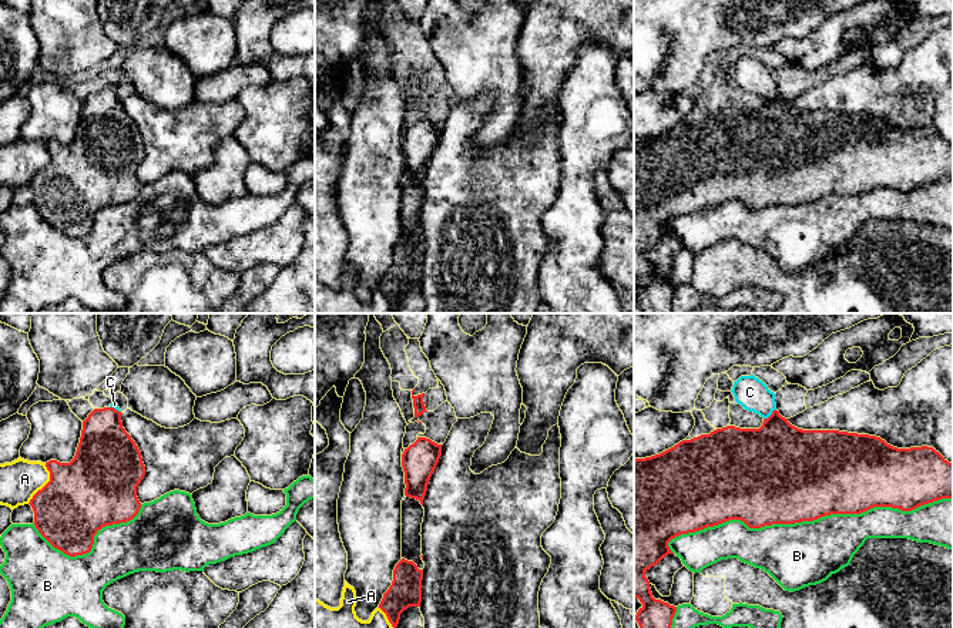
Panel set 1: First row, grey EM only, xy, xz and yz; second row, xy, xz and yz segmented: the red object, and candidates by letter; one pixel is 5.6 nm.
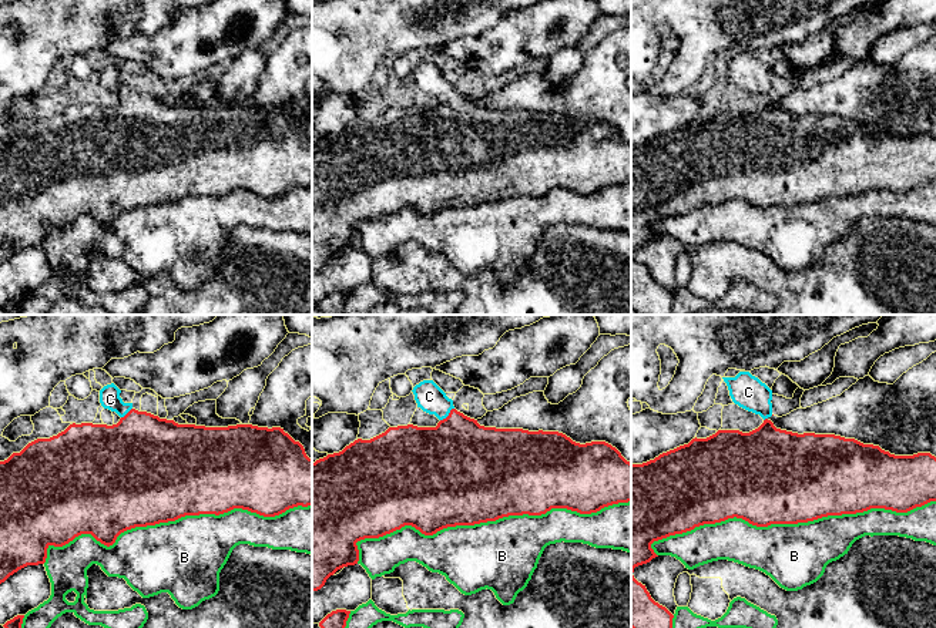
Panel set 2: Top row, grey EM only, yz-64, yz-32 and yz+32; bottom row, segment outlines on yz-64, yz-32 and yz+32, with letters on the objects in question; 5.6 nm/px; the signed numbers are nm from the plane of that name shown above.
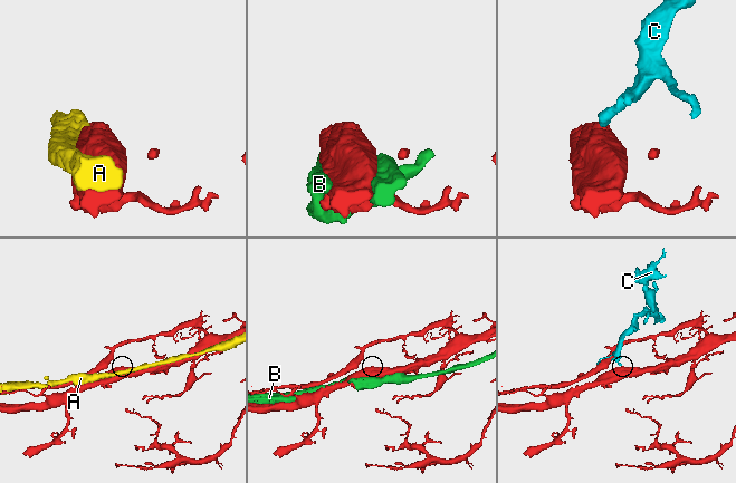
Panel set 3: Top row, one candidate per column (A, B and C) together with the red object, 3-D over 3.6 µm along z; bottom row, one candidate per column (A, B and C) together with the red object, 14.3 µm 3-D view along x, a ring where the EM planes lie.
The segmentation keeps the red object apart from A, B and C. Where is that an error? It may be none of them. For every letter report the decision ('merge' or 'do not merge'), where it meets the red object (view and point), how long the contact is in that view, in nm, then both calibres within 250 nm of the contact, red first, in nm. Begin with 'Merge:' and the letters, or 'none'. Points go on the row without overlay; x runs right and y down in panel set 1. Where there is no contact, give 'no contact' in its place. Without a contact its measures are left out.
Merge: C
A: do not merge | xy (47, 164) | 260 nm | 420/220 nm
B: do not merge | yz (808, 201) | 1650 nm | 500/360 nm
C: merge | yz (771, 96) | 90 nm | 400/180 nm

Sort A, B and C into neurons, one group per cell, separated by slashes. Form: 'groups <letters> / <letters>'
groups A / B / C

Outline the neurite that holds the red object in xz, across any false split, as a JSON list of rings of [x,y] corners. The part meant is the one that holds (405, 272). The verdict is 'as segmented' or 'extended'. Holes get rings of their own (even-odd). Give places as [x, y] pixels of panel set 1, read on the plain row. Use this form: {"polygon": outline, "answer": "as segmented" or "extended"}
{"polygon": [[[402,239],[393,251],[393,262],[383,275],[379,289],[396,310],[400,295],[409,288],[420,288],[423,251],[413,242]]], "answer": "as segmented"}

